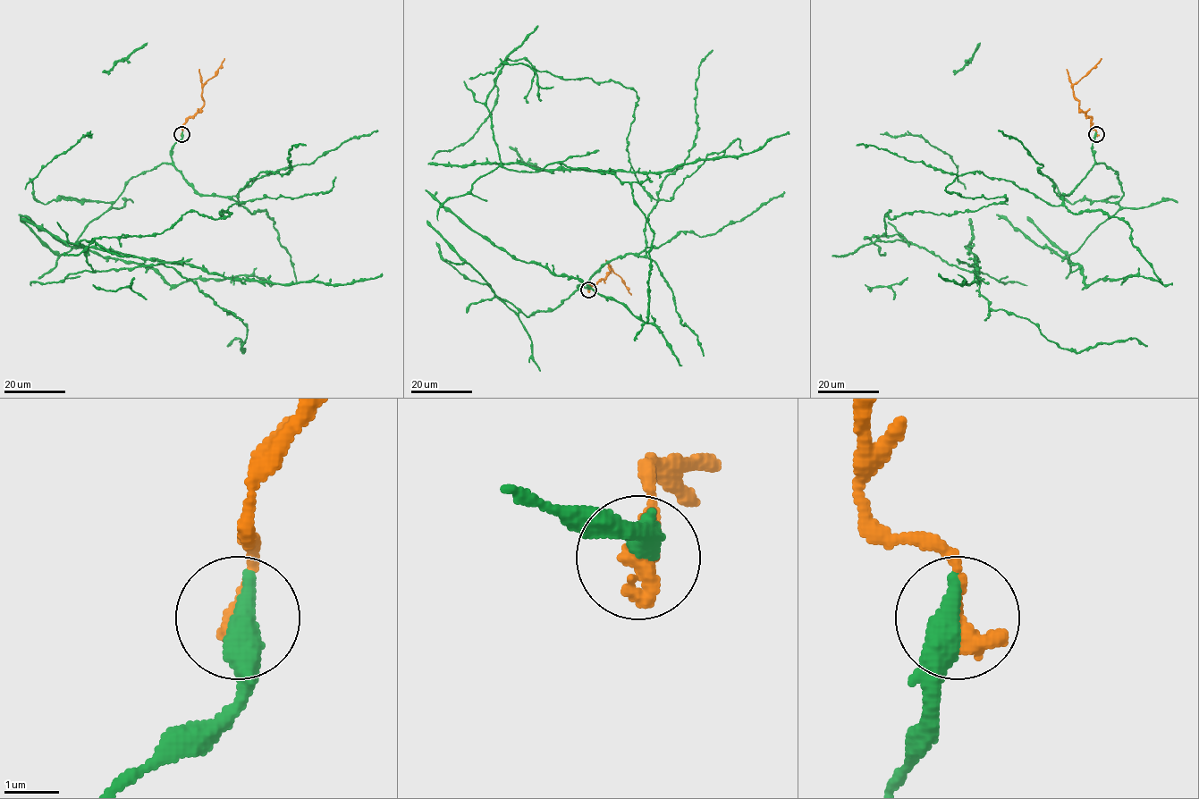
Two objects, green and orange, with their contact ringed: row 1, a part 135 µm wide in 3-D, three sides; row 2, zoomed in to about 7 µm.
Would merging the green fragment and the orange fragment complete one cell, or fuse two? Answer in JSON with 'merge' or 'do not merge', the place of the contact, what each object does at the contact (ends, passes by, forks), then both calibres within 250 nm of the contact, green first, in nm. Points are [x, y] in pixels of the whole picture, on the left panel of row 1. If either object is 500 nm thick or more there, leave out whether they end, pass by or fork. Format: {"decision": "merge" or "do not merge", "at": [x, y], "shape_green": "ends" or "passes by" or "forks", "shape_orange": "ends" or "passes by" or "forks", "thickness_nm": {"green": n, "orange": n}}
{"decision": "merge", "at": [181, 134], "thickness_nm": {"green": 550, "orange": 400}}

